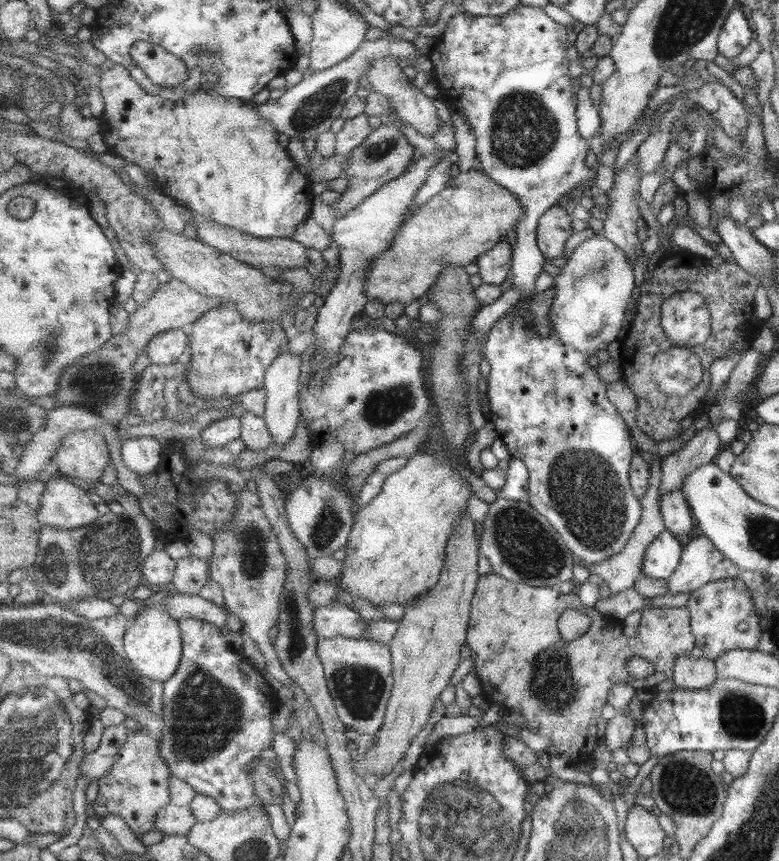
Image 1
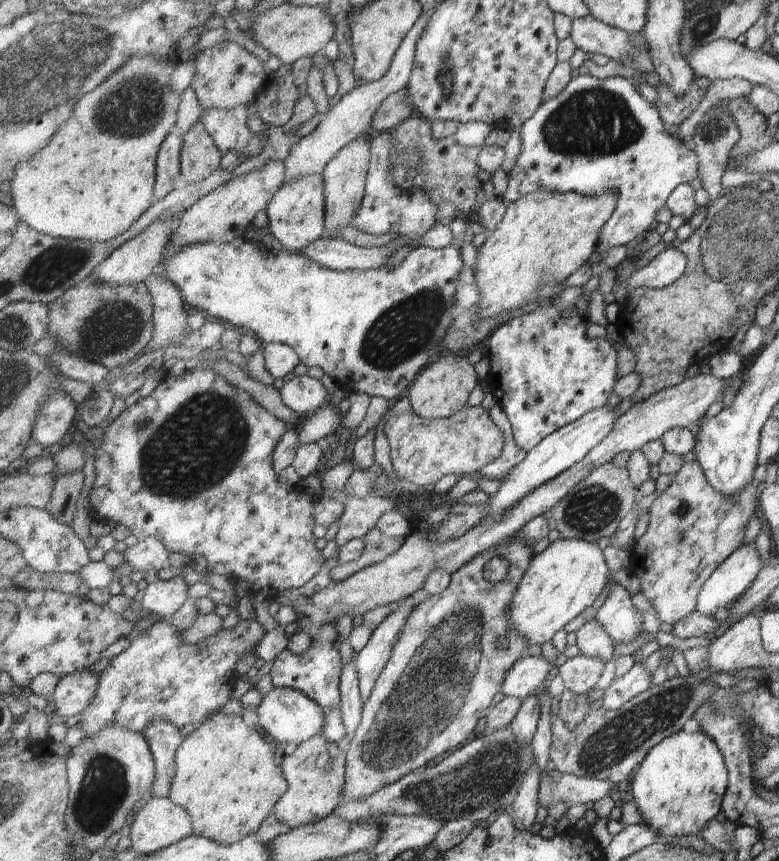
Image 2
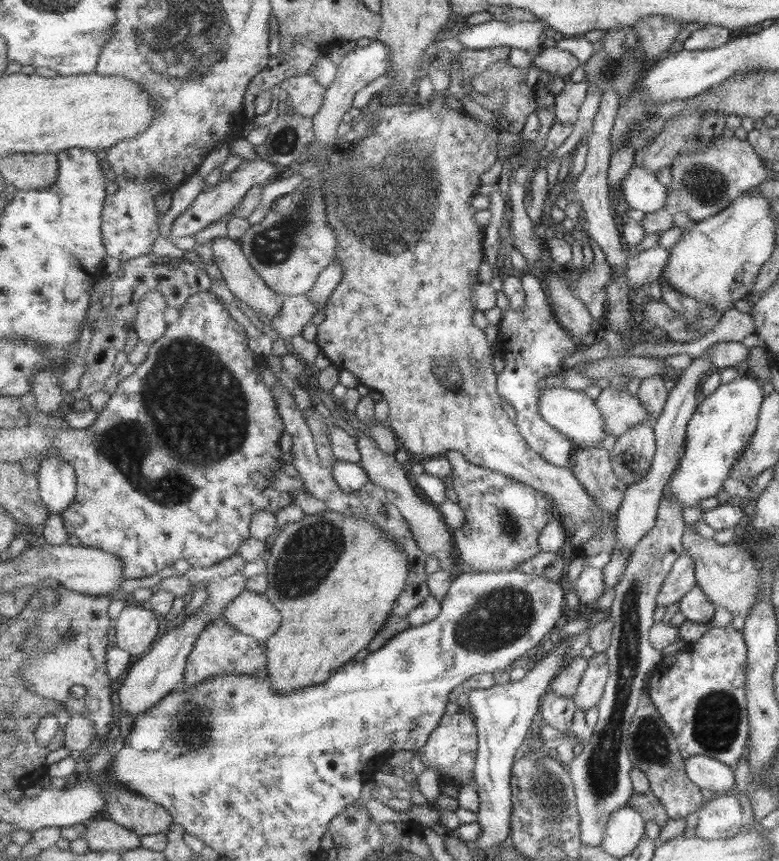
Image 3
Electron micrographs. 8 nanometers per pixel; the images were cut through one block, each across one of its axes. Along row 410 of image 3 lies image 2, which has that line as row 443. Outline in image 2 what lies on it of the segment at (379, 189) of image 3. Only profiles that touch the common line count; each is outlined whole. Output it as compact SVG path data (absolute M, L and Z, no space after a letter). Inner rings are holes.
M407 395L391 403L386 411L384 433L391 447L390 458L399 480L417 486L436 484L448 475L474 477L504 454L506 438L502 428L491 418L490 411L464 406L452 418L427 419L419 416Z

